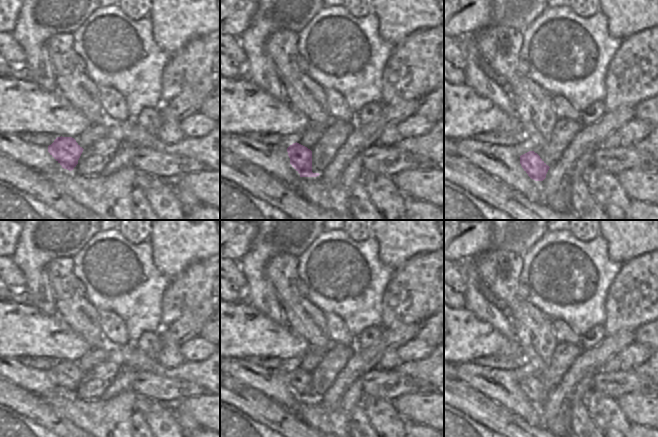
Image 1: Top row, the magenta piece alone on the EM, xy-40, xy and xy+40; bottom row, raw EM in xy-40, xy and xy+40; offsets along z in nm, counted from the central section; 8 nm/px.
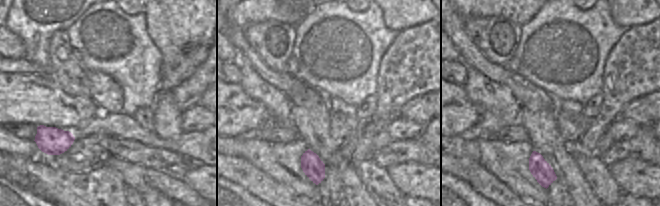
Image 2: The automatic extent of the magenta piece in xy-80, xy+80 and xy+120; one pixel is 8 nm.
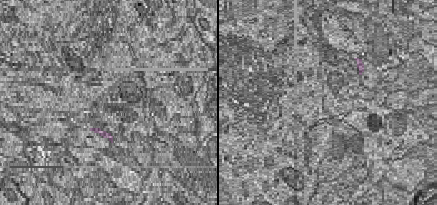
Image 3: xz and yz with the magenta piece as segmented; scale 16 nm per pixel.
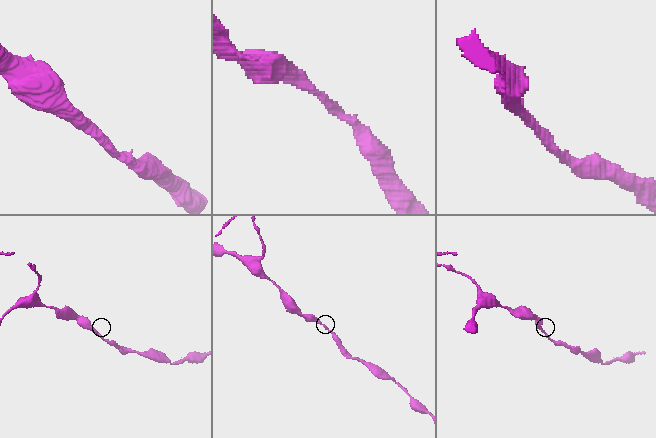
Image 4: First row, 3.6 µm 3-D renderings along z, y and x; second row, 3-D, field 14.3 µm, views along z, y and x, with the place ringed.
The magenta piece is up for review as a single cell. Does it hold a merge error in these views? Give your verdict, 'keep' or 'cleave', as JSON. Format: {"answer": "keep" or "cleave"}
{"answer": "keep"}

